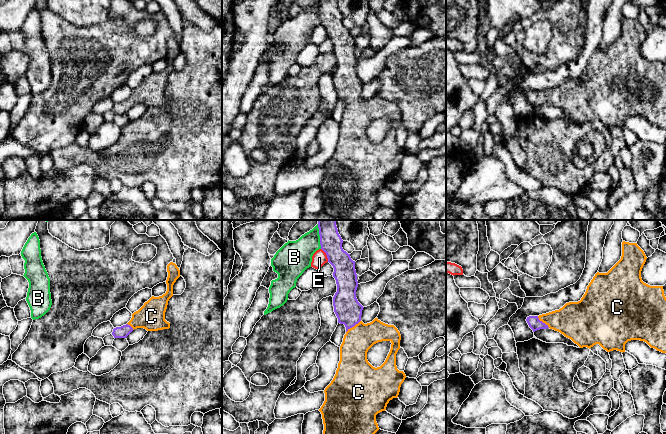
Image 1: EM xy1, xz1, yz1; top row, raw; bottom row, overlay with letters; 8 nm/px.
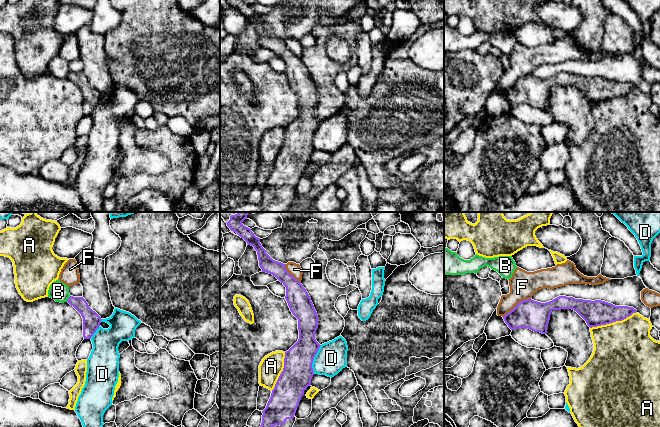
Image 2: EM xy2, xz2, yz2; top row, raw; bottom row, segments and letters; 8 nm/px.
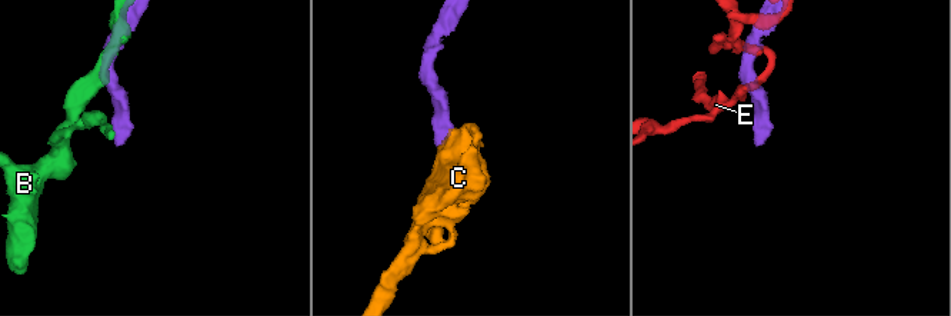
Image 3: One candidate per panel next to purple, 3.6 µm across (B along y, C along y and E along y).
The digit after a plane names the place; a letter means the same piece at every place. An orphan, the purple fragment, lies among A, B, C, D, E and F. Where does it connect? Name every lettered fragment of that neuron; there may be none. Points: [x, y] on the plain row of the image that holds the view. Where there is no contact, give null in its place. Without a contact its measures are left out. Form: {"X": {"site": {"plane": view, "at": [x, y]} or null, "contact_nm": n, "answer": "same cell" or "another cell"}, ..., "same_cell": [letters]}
{"A": {"site": {"plane": "yz2", "at": [613, 97]}, "contact_nm": 400, "answer": "another cell"}, "B": {"site": {"plane": "xz1", "at": [320, 12]}, "contact_nm": 200, "answer": "another cell"}, "C": {"site": {"plane": "xz1", "at": [353, 102]}, "contact_nm": 160, "answer": "same cell"}, "D": {"site": {"plane": "xz2", "at": [313, 135]}, "contact_nm": 240, "answer": "another cell"}, "E": {"site": {"plane": "xz1", "at": [326, 30]}, "contact_nm": 130, "answer": "another cell"}, "F": {"site": {"plane": "yz2", "at": [516, 81]}, "contact_nm": 280, "answer": "another cell"}, "same_cell": ["C"]}

